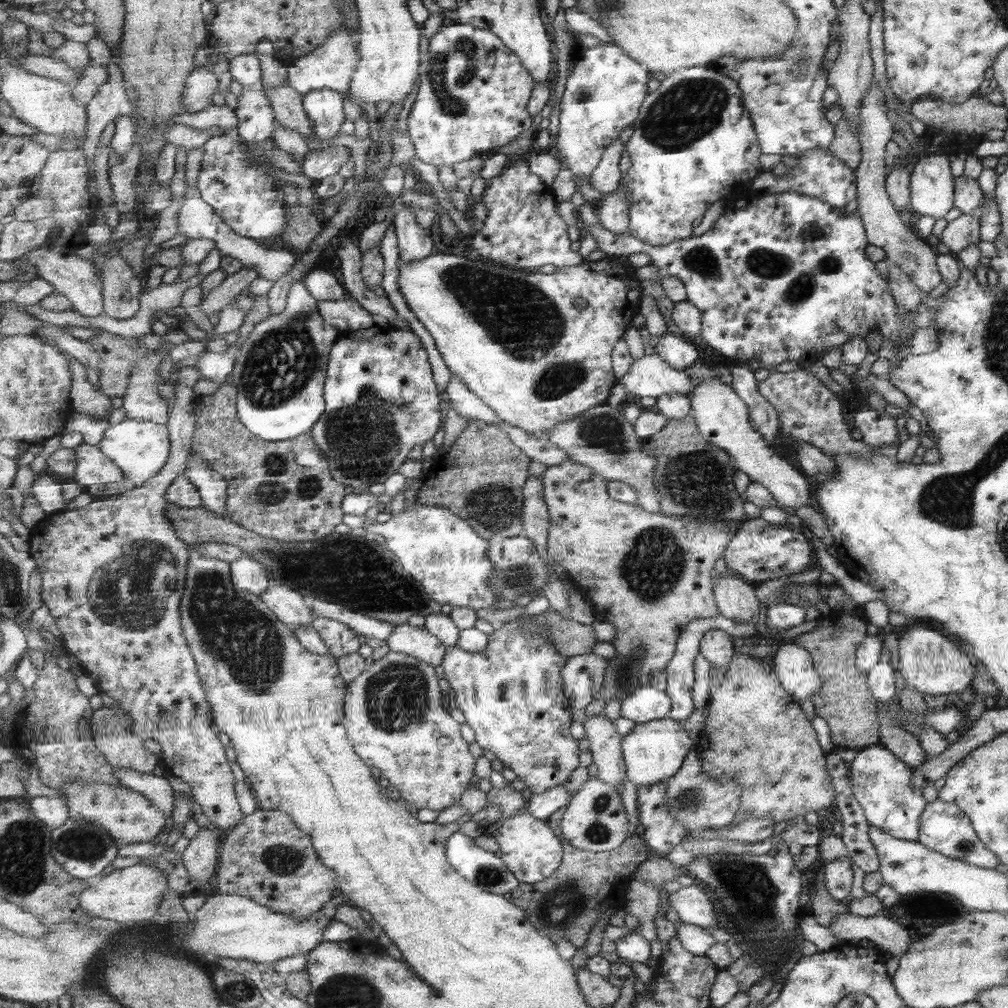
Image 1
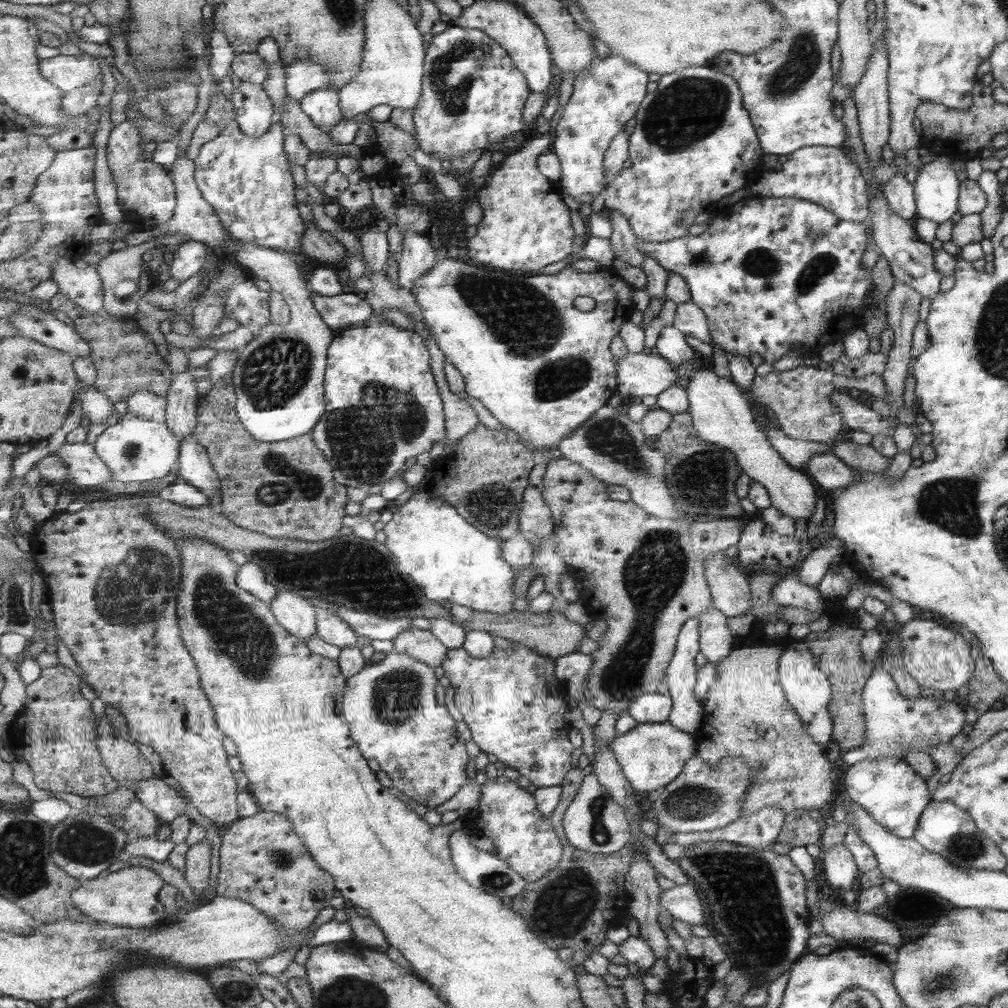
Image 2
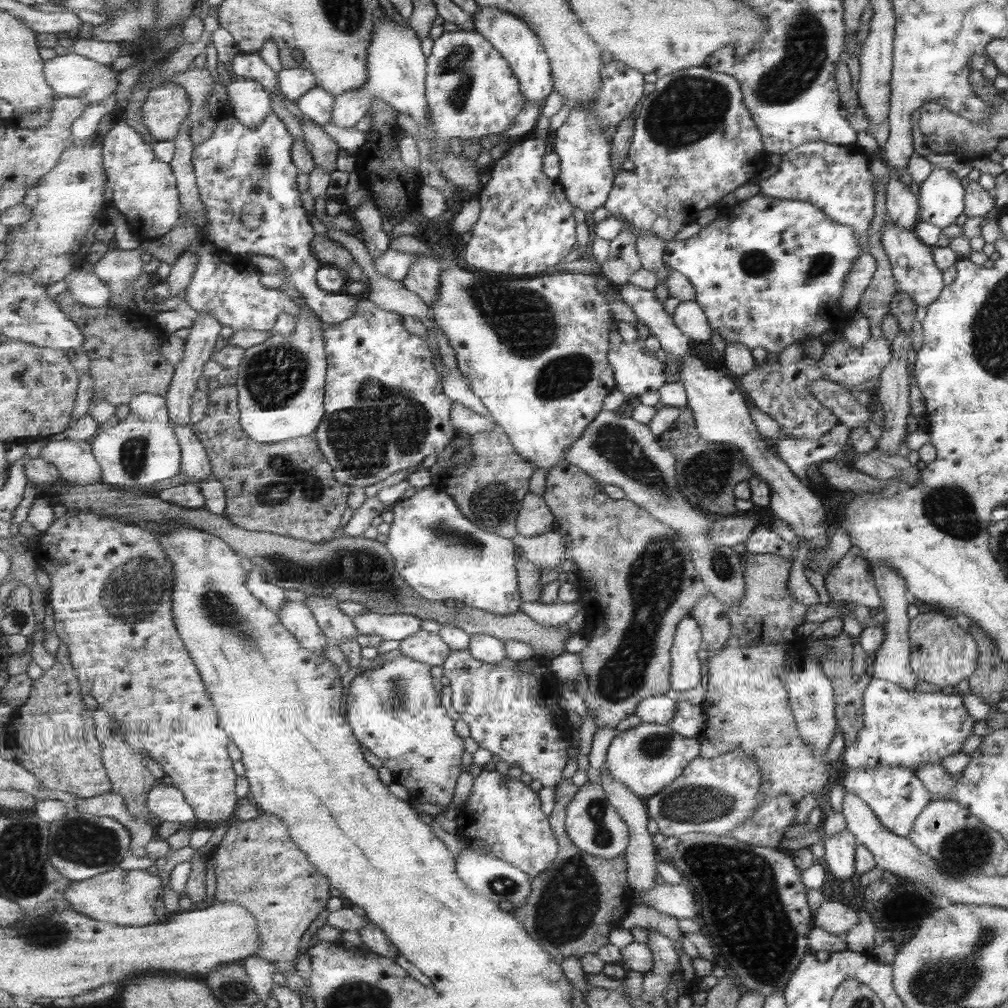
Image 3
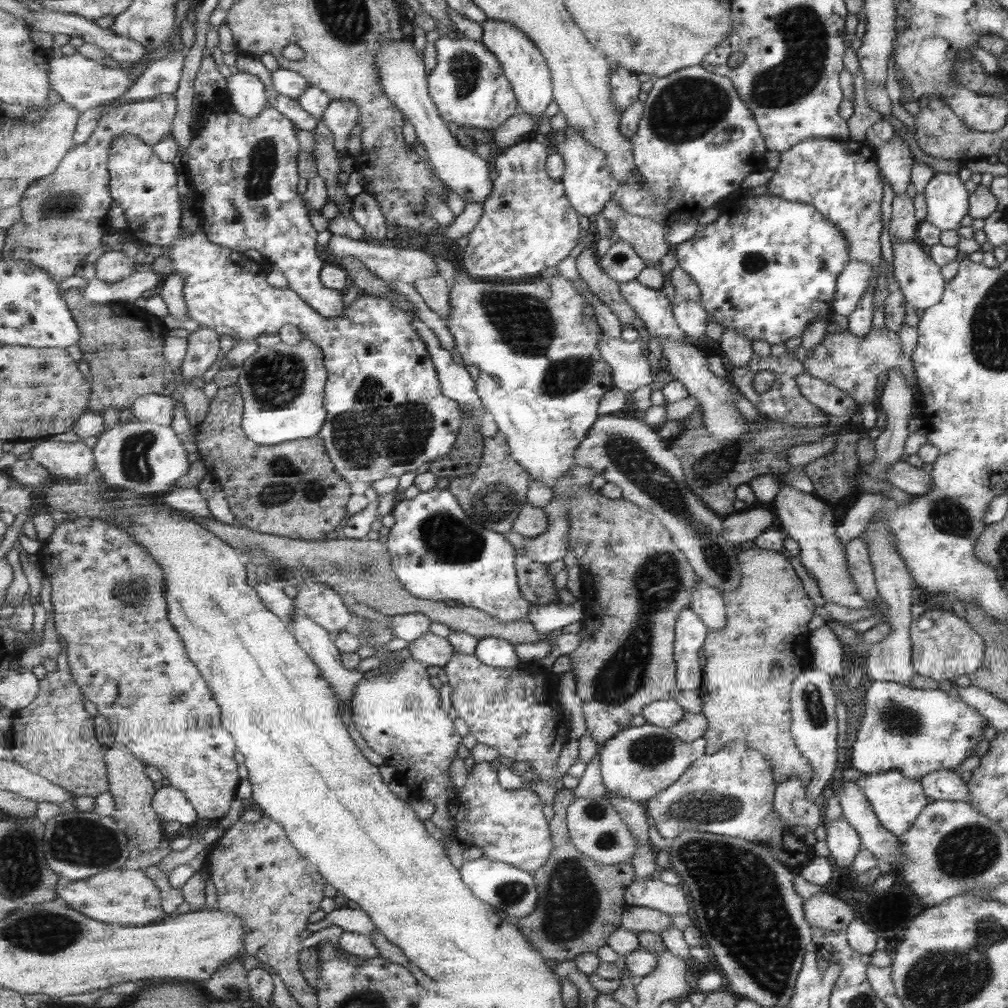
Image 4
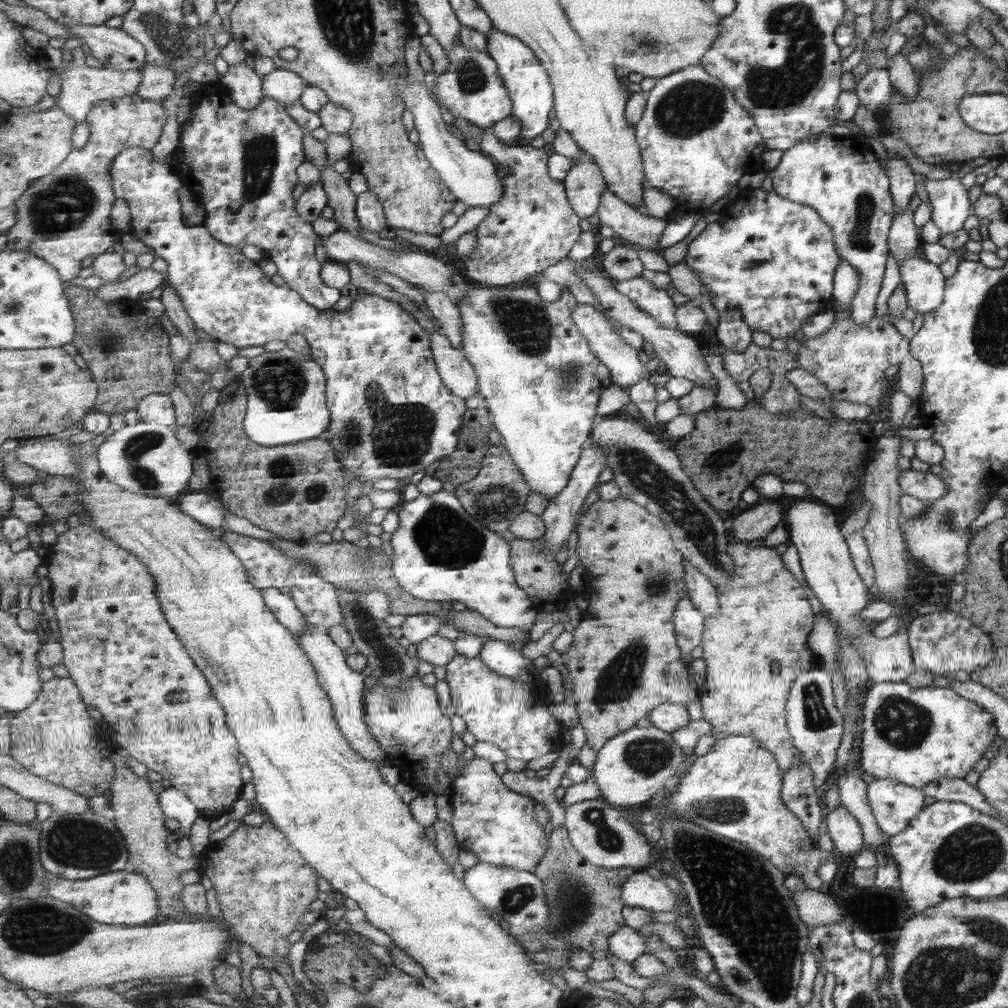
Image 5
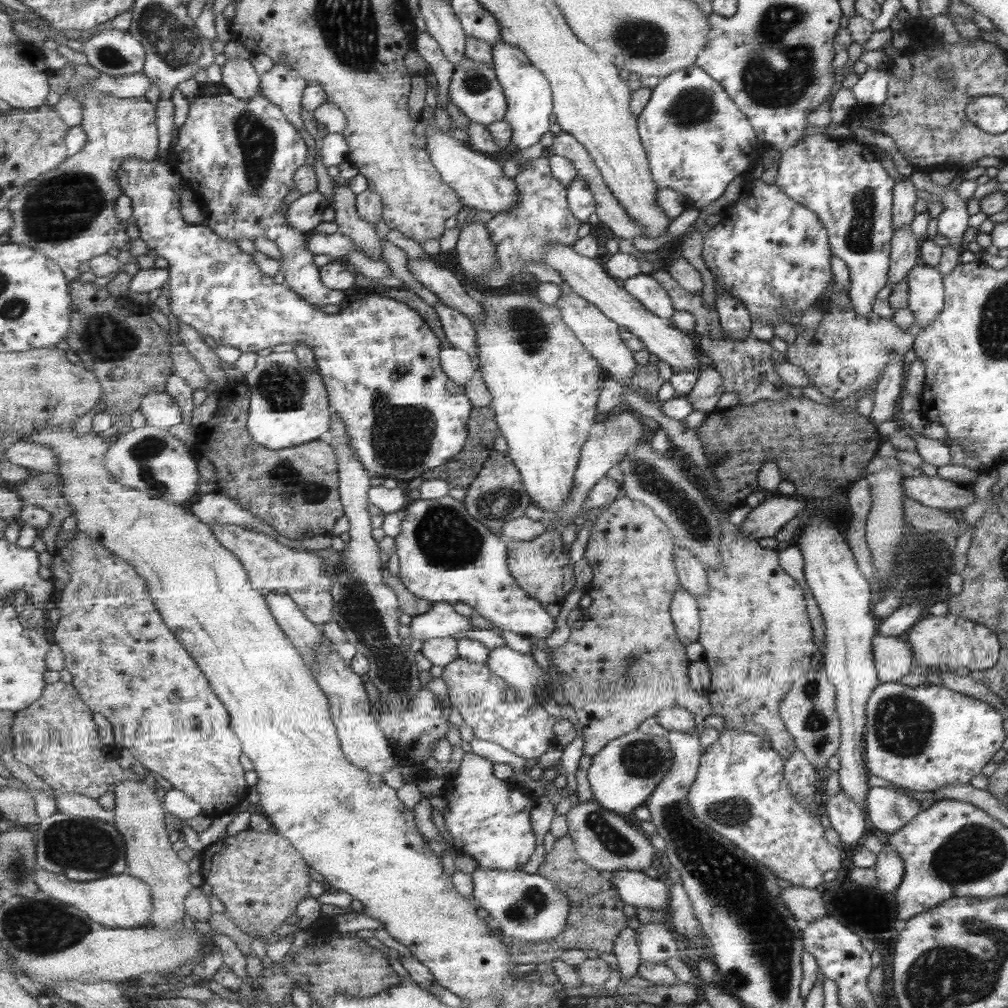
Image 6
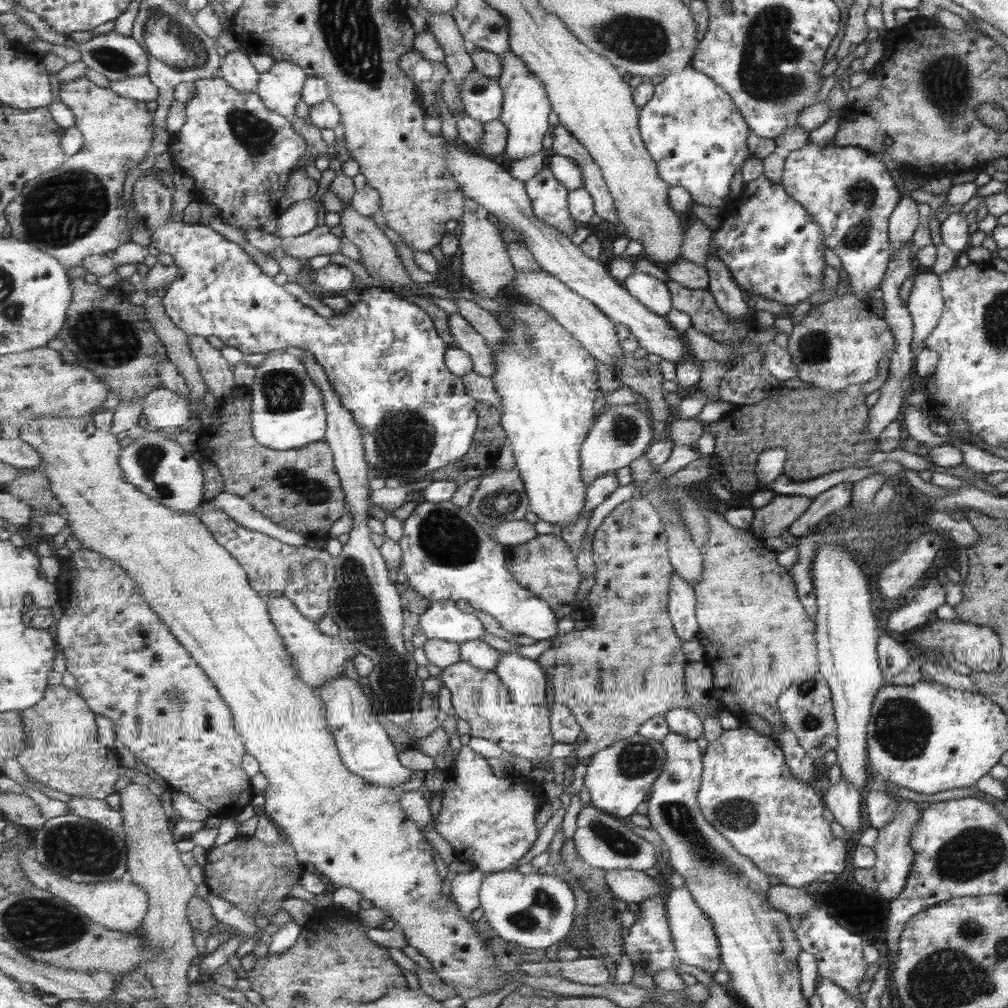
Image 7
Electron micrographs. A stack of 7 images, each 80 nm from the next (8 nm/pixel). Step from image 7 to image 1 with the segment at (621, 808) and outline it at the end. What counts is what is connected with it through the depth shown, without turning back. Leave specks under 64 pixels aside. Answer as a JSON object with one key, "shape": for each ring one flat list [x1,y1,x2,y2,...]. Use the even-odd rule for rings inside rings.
{"shape":[[670,716,638,724,631,734,623,739,623,754,626,758,628,779,637,786,647,786,669,780,686,758,686,754,696,746,684,731,682,723]]}

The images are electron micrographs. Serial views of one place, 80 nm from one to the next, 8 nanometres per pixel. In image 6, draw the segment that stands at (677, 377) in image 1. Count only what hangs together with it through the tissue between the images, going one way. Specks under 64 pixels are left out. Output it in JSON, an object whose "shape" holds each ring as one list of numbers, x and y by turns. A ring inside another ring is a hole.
{"shape":[[569,288,562,289,562,297,558,304,563,313,563,322,575,332,575,336,581,340,582,344,593,354,593,357,601,364,605,372,609,372,615,381,628,386,639,364,635,360,635,352,626,342,623,341,623,331,618,323,610,320,607,315,595,303,589,302,586,298,570,291]]}

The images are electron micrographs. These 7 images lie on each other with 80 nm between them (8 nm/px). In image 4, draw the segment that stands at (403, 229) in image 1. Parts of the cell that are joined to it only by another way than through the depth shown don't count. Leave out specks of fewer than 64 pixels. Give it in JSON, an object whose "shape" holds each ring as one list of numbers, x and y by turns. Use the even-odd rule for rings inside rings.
{"shape":[[441,273,434,277,420,278,414,282,417,292,426,300,426,303,441,315,441,318,449,320,450,315,450,290,451,280,447,280]]}

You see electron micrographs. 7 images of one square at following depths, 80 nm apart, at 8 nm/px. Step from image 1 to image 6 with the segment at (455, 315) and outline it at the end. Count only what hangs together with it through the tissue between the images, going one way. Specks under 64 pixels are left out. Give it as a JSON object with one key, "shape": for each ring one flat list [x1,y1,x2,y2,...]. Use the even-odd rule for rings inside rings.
{"shape":[[486,292,483,293,483,296,482,307,484,308,485,320,475,323,474,326,475,331,477,331,477,345,479,345,478,371,492,397,490,410,493,412,495,420,500,426,501,434,507,438,509,456,518,467,533,504,537,504,543,511,552,512,555,516,566,505,566,500,574,489,575,474,579,468,584,444,588,441,589,434,591,434,591,428,593,428,595,422,598,422,602,418,598,405,608,374,593,357,593,354,582,344,581,340,575,336,575,332,567,326,567,323,563,322,563,313,559,305,545,304,533,292,529,294,491,294,490,292]]}

